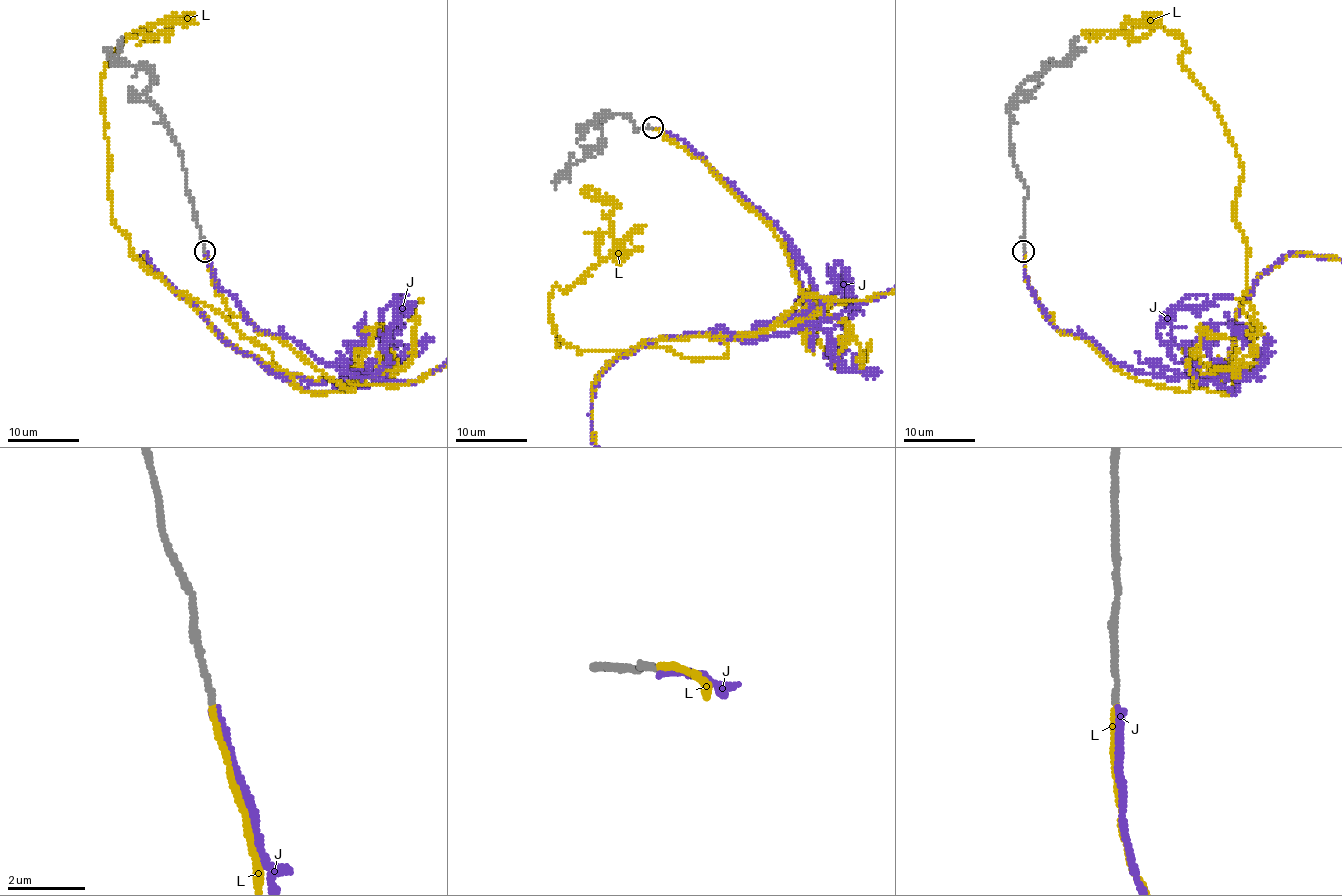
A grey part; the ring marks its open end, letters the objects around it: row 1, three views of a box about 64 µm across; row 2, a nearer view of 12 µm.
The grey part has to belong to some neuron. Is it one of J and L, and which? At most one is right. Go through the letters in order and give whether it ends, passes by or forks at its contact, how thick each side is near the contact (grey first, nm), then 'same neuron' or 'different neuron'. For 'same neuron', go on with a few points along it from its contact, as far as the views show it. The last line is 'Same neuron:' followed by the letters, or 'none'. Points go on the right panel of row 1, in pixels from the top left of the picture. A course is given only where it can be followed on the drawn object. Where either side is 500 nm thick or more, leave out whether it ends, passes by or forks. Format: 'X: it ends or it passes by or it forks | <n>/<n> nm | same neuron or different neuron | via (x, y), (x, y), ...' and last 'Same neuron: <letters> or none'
J: it ends | 160/200 nm | different neuron
L: it ends | 160/150 nm | same neuron
Same neuron: L

